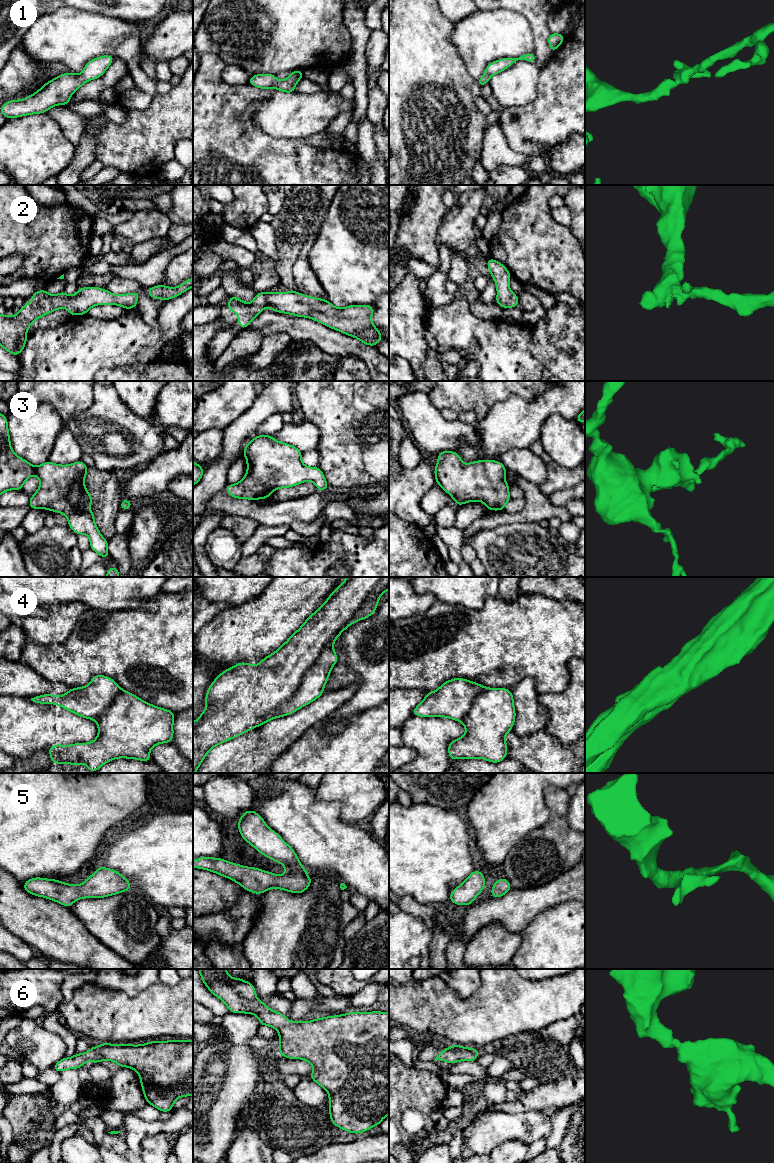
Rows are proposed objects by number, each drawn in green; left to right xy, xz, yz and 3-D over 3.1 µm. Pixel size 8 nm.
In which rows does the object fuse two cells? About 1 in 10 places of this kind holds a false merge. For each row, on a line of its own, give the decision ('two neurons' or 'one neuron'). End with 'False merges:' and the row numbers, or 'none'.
1: one neuron
2: one neuron
3: one neuron
4: two neurons
5: one neuron
6: one neuron
False merges: 4

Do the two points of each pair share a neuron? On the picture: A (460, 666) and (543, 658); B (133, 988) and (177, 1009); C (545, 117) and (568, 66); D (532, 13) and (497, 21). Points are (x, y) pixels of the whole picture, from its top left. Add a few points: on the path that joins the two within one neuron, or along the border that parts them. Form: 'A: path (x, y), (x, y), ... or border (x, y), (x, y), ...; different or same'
A: path (481, 658), (522, 658); same
B: border (158, 981), (133, 996), (117, 991); different
C: path (558, 104), (565, 95), (568, 79); same
D: border (510, 10), (520, 13), (526, 19), (533, 36); different

